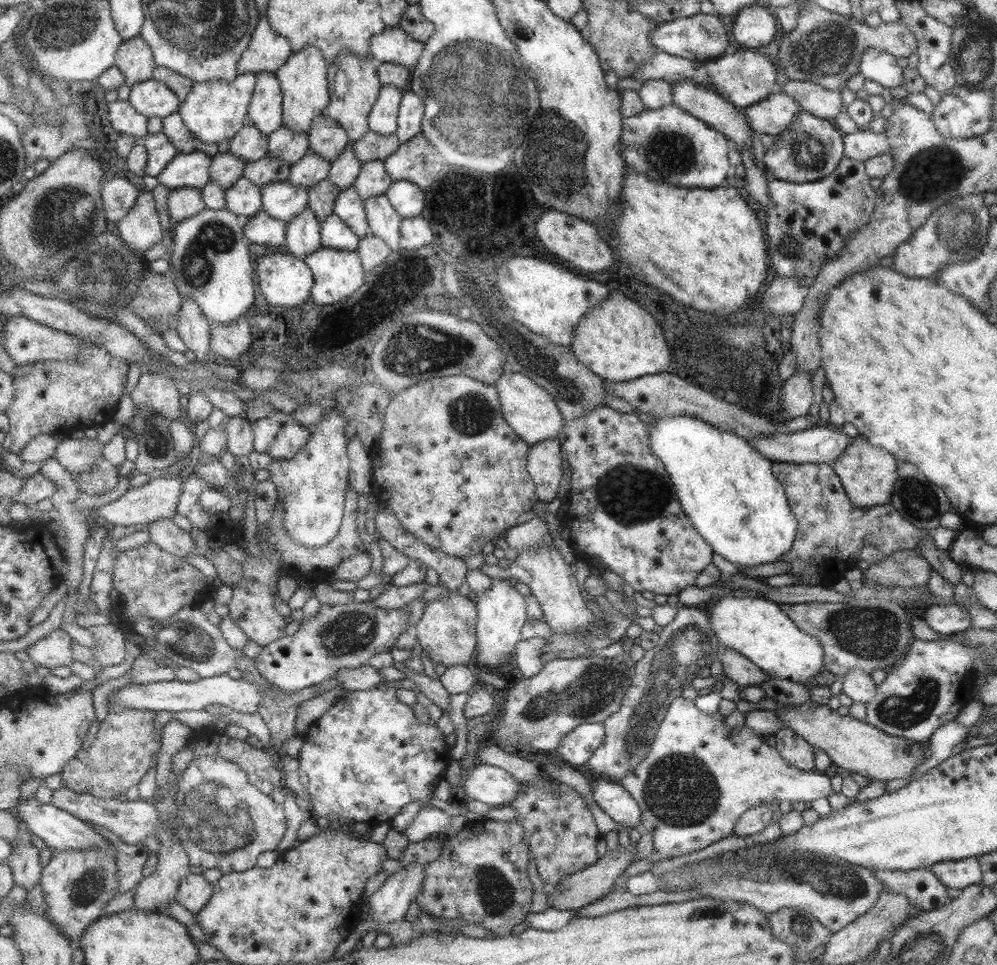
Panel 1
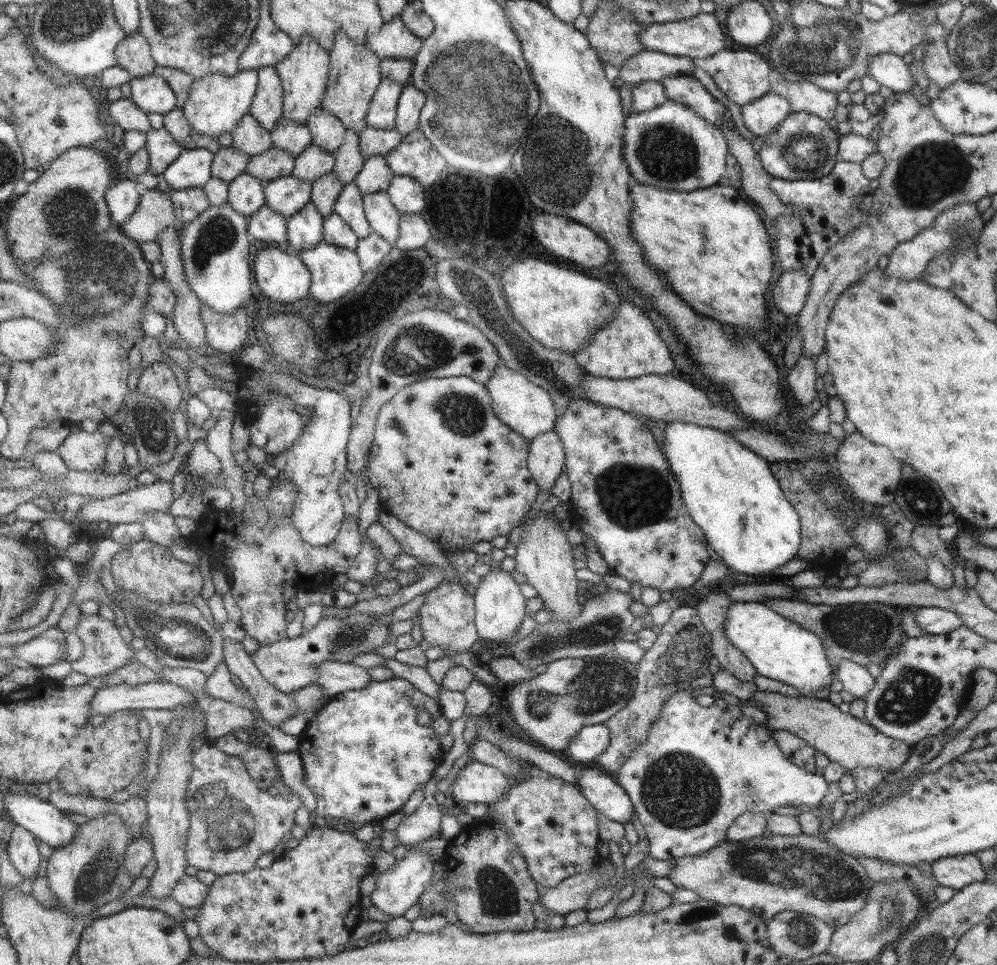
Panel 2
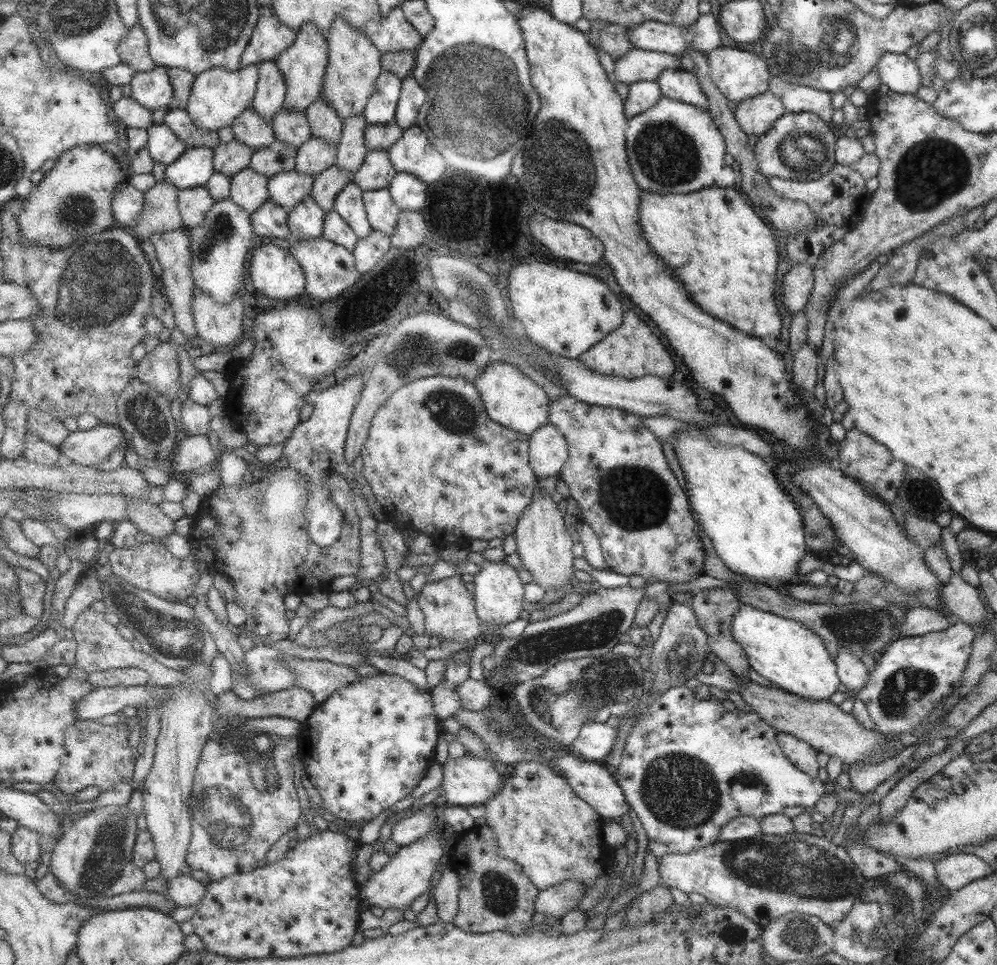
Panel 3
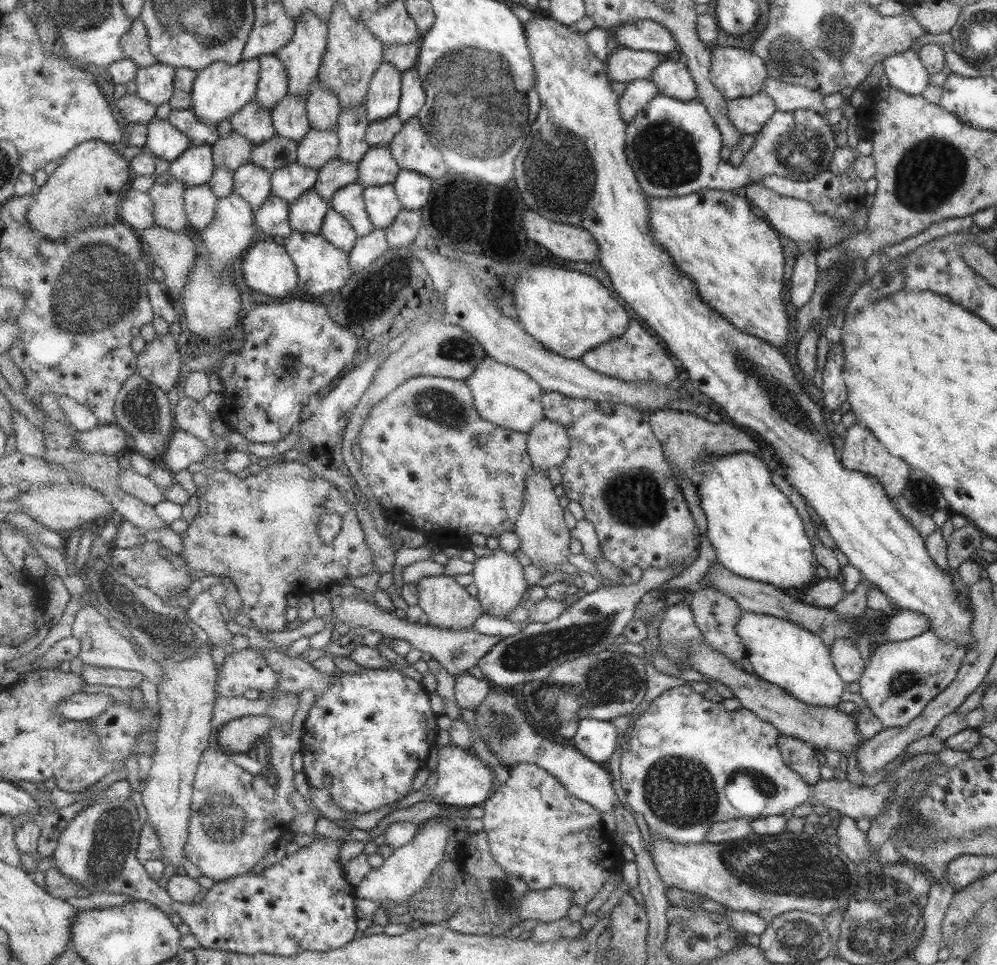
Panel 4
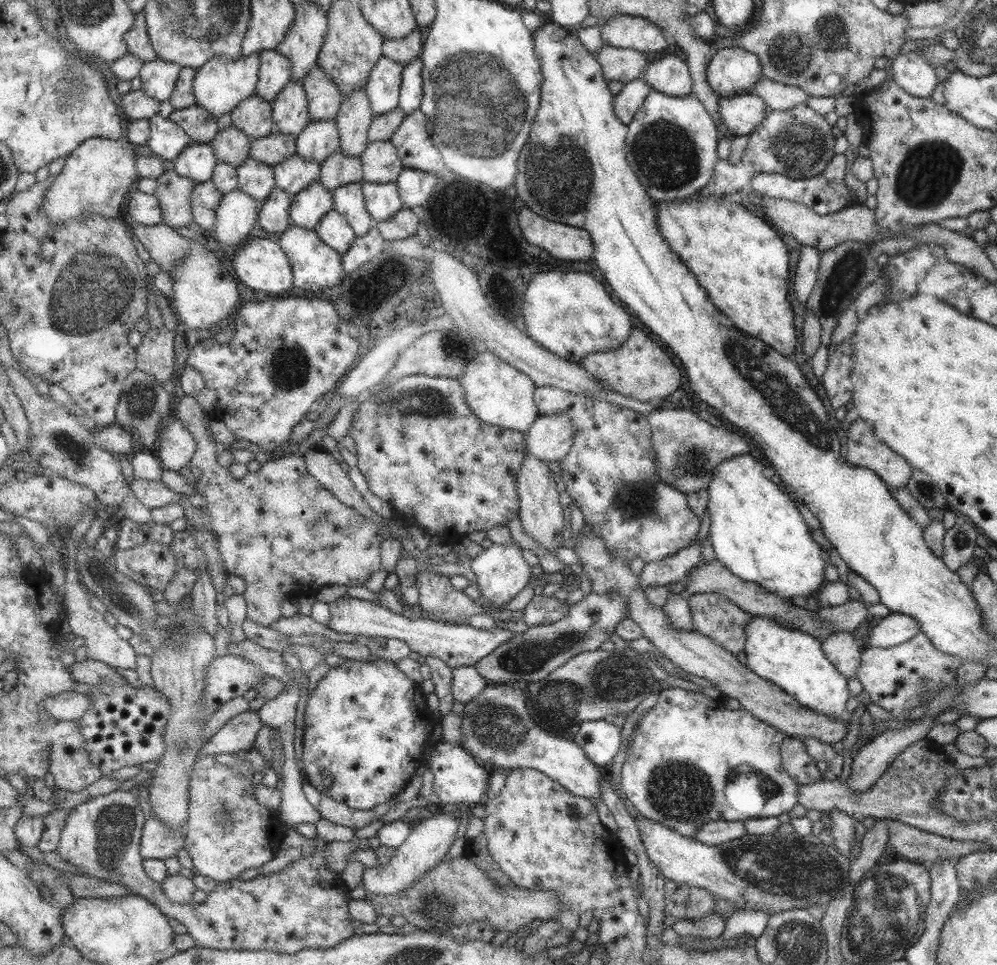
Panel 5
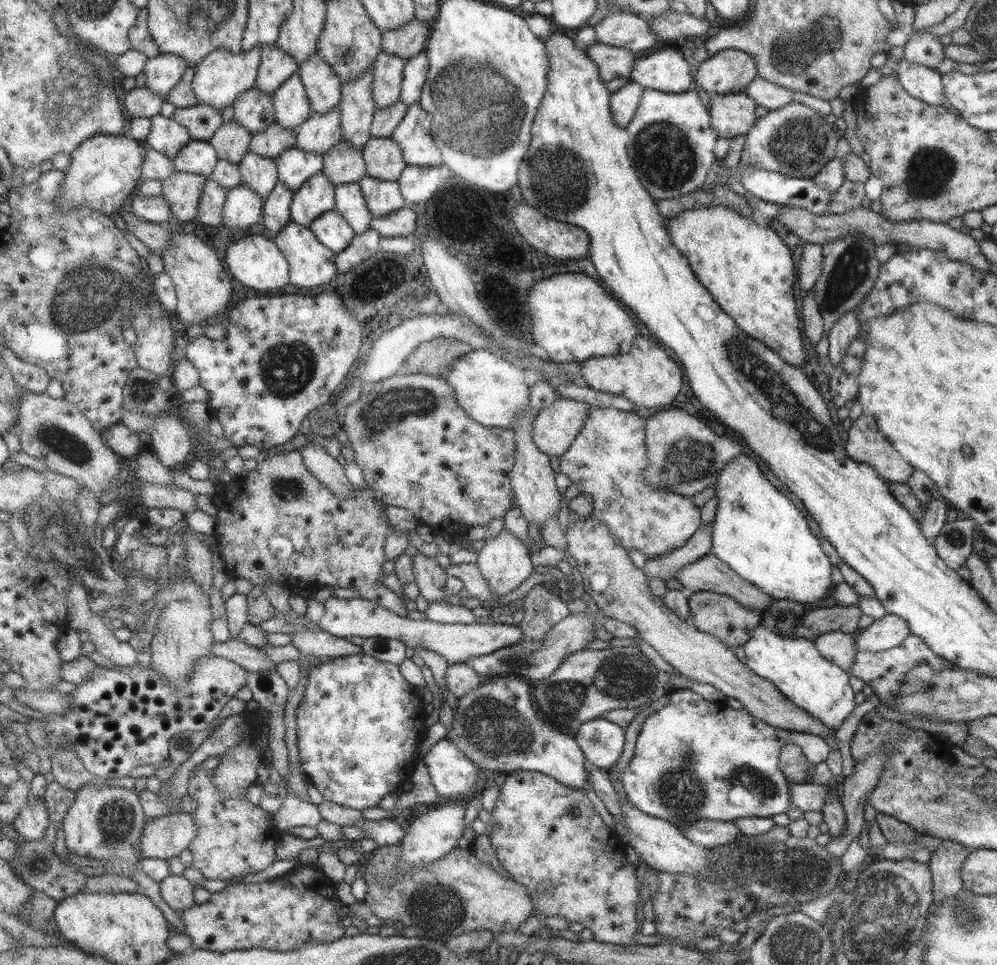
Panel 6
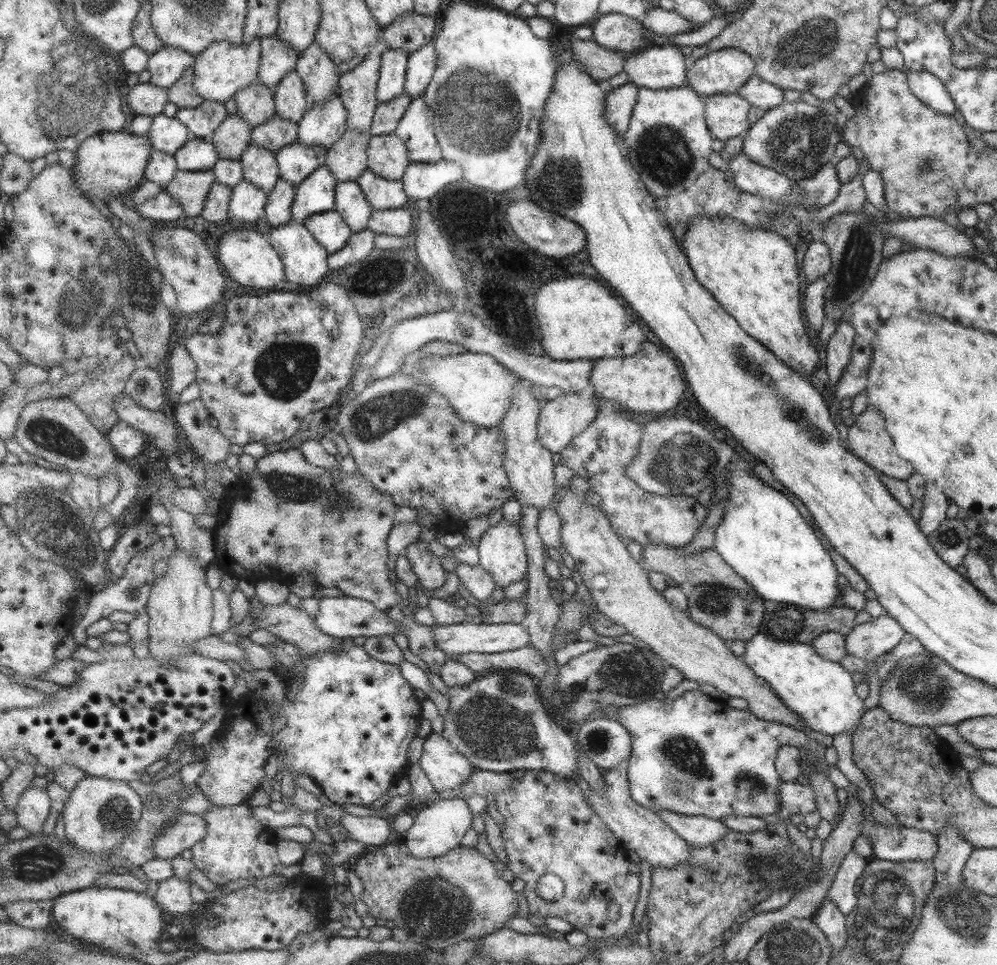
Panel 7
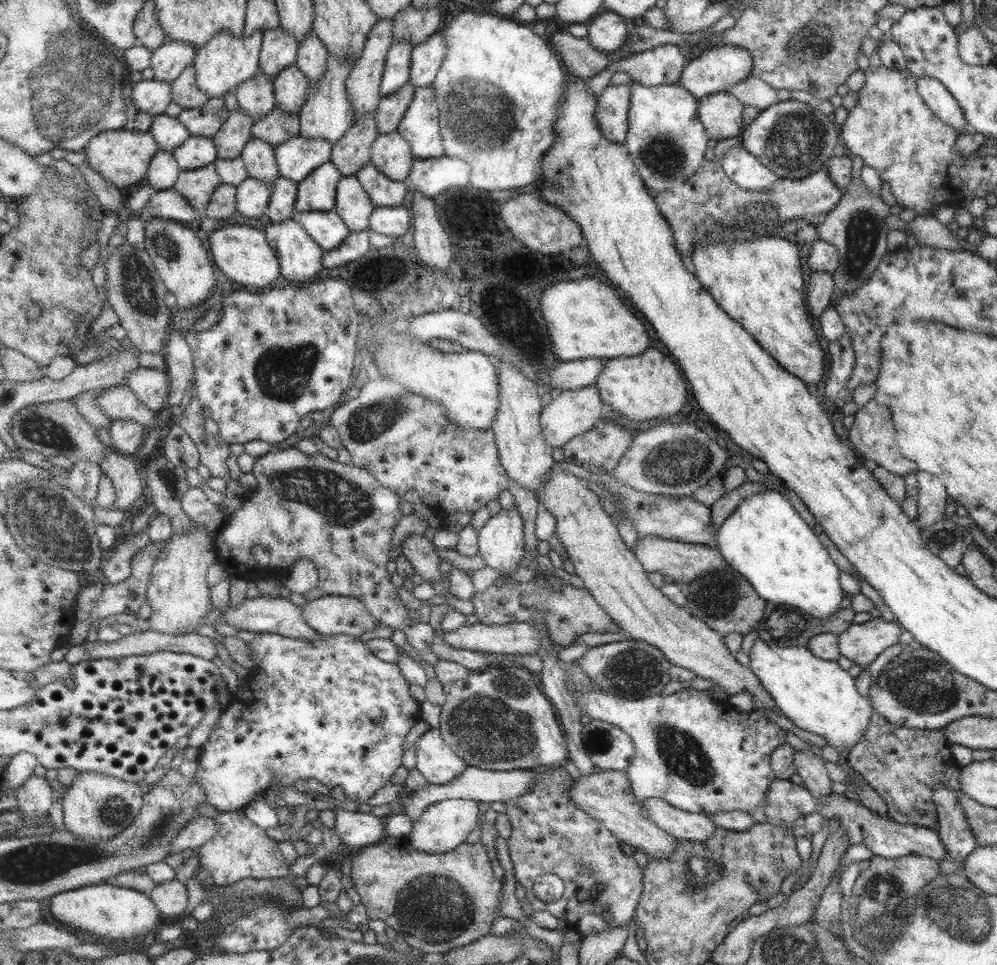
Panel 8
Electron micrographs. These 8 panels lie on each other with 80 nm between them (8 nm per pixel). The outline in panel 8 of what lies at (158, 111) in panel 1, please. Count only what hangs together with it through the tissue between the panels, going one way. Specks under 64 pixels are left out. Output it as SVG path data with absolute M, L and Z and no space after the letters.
M169 40L155 49L151 66L156 72L155 79L175 82L188 66L194 64L198 49L193 43L180 40Z

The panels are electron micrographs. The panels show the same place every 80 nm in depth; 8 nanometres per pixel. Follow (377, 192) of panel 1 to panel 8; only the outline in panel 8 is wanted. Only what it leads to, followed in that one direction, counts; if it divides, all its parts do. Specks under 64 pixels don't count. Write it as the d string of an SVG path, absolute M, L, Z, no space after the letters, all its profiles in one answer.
M395 132L383 134L375 140L371 162L378 166L387 178L405 182L415 158L411 156L409 144Z

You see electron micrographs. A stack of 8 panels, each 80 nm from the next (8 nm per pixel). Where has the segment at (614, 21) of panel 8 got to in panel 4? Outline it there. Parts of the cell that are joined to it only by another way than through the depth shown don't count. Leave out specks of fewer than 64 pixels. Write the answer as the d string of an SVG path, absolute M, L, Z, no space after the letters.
M634 20L611 28L612 38L619 47L665 55L678 48L673 34L652 20Z

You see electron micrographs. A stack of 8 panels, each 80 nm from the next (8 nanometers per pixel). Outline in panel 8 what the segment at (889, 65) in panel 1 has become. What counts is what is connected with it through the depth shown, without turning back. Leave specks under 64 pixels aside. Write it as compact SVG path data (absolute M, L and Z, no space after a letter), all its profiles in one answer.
M924 76L916 79L916 88L926 106L957 133L968 129L968 122L958 102L945 90L945 87L934 78Z

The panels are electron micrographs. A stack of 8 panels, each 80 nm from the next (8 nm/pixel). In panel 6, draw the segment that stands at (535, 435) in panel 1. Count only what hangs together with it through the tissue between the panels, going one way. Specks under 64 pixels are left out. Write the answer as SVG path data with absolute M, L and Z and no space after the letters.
M474 349L458 359L453 359L442 378L454 390L454 399L463 412L475 422L485 427L510 428L514 418L523 411L529 411L529 392L527 388L528 374L509 360L494 355L491 351Z

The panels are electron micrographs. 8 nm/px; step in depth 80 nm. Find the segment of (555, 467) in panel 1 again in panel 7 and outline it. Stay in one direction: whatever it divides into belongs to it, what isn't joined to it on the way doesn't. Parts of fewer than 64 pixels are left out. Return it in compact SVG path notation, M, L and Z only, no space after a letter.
M566 393L545 402L543 408L539 411L538 421L538 440L547 450L551 452L561 452L567 448L571 442L581 432L588 431L591 423L597 416L597 403L589 394L585 393Z

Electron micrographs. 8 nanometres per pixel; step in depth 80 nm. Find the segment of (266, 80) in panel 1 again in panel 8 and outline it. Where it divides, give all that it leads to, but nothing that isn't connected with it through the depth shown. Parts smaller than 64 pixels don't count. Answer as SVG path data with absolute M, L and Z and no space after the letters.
M283 27L267 29L264 32L263 48L260 54L260 68L263 73L274 78L298 60L300 42Z

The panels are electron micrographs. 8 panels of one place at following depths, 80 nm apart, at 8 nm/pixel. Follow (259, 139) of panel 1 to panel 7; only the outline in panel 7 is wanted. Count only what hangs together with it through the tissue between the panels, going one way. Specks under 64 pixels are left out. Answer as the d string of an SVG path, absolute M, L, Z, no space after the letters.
M260 80L242 88L235 96L237 113L254 129L269 122L276 114L275 89Z

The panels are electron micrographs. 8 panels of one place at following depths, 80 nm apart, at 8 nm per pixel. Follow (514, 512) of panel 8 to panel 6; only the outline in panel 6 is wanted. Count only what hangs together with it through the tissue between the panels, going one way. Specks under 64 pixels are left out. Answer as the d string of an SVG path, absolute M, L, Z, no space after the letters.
M503 528L495 536L485 539L483 546L477 553L477 560L474 562L483 578L487 581L490 588L490 598L506 595L514 588L519 586L533 570L533 564L527 556L525 544L521 544L513 534L509 534L507 529Z

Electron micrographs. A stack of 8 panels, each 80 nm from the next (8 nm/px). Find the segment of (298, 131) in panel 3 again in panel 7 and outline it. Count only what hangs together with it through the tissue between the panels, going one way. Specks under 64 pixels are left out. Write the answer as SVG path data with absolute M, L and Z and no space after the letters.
M292 70L275 89L277 114L299 124L300 120L311 110L312 102L303 77L298 70Z

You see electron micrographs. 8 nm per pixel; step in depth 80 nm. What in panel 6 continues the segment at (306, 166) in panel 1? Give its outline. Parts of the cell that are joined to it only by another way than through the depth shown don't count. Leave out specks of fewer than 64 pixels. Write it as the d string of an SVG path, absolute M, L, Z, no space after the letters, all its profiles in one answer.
M333 107L325 114L313 112L297 131L299 150L325 156L343 139L341 107Z

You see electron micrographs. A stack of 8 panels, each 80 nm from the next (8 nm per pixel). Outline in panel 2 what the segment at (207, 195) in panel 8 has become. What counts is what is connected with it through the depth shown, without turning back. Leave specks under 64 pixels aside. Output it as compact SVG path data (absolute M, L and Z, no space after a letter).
M157 189L147 191L139 203L137 213L133 217L129 217L127 223L121 226L123 234L138 243L153 242L153 240L157 240L163 230L180 227L171 196L171 191L168 193Z

